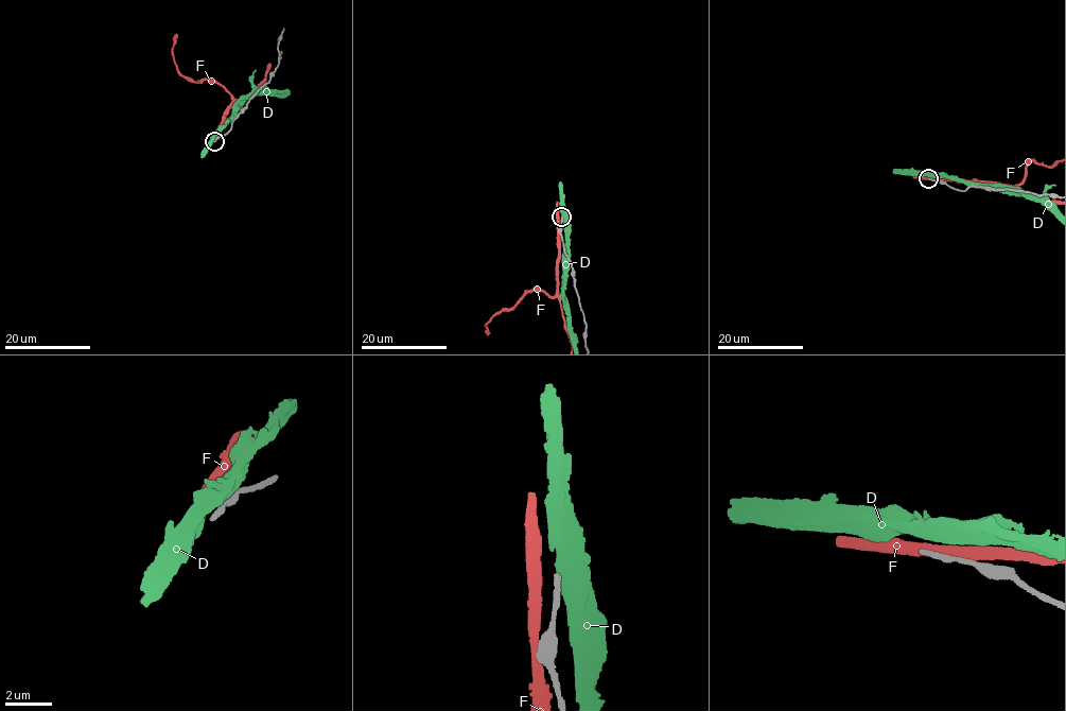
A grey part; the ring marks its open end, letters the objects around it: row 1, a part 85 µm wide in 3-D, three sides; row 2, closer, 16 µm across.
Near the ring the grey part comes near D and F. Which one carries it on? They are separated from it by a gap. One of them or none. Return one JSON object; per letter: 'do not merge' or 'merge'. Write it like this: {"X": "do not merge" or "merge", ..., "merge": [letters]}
{"D": "do not merge", "F": "do not merge", "merge": []}

